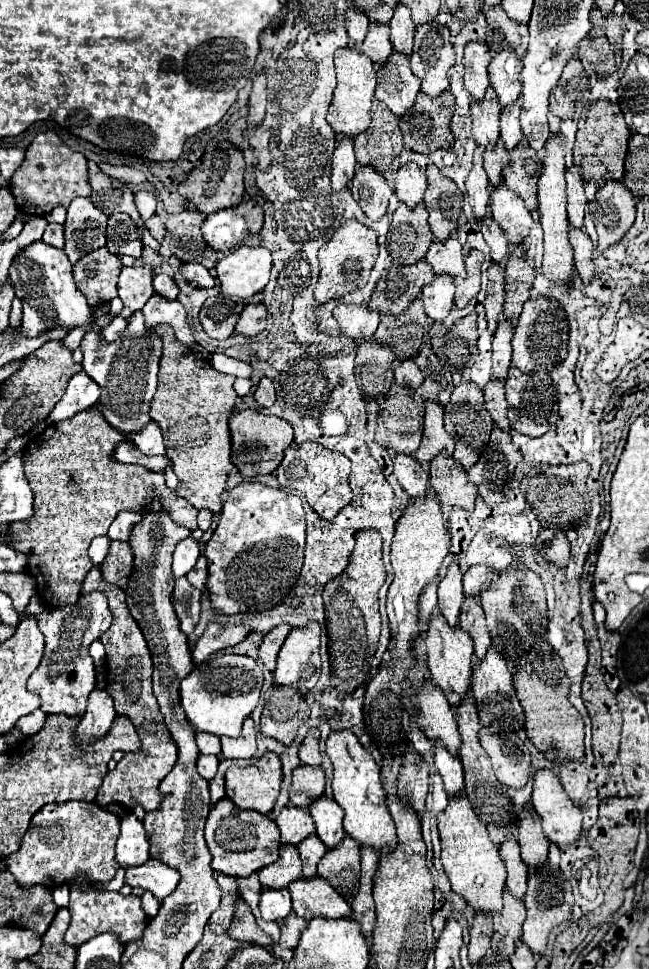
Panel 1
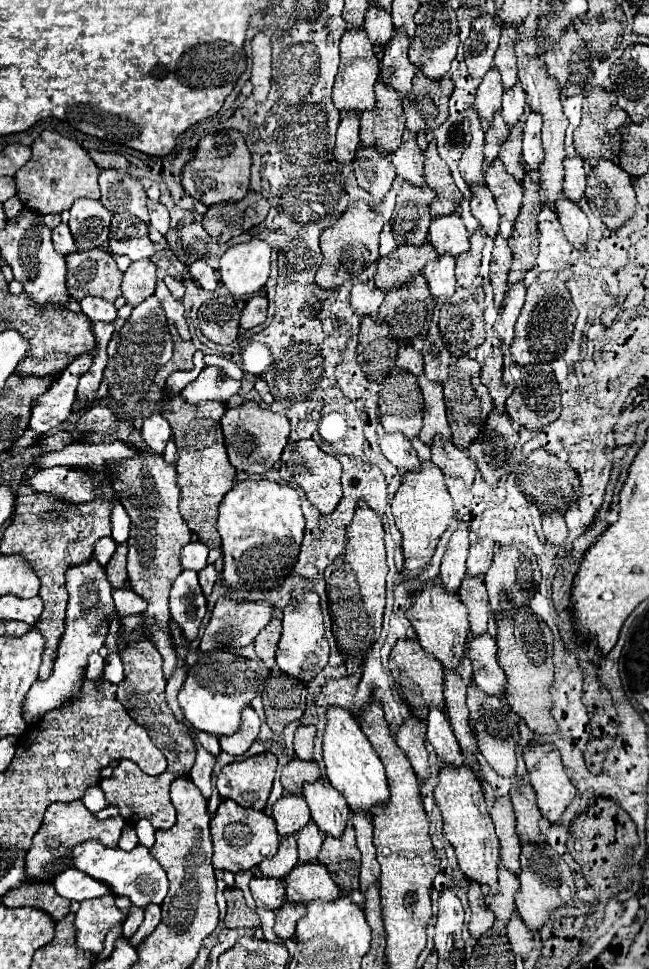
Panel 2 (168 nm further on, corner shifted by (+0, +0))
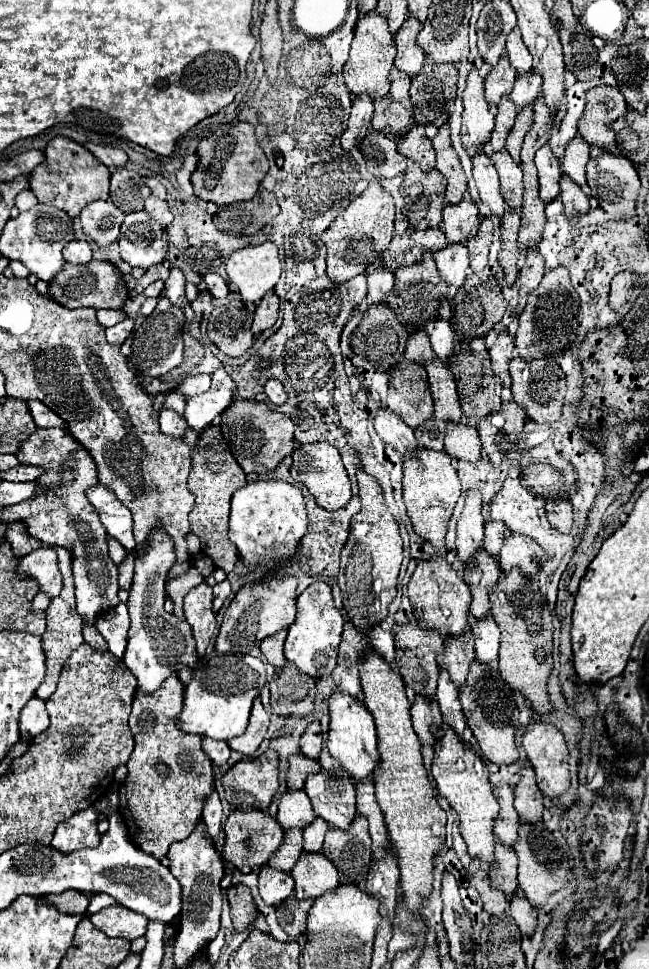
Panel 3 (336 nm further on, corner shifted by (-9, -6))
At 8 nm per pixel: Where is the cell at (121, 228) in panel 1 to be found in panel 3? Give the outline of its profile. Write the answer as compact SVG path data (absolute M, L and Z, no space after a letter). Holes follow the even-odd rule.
M146 211L128 213L120 227L120 255L132 267L148 269L158 265L168 255L168 243L164 241L164 229Z

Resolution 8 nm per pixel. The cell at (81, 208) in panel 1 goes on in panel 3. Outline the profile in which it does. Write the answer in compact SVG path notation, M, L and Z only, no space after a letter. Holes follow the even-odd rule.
M110 199L94 201L82 209L80 221L90 241L94 241L100 247L108 247L118 237L124 213Z

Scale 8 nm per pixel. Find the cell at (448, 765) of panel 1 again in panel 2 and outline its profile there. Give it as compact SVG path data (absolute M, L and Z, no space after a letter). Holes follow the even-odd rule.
M429 707L427 737L429 737L429 743L433 745L437 757L443 763L449 763L449 765L455 765L455 767L459 767L463 763L463 757L459 753L461 751L459 743L453 735L451 723L449 723L447 715L441 711L441 707Z

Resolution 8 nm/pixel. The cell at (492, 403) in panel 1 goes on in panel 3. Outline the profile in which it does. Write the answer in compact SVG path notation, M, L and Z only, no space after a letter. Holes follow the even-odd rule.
M500 333L496 343L488 349L490 361L492 361L492 371L494 375L502 381L504 387L512 385L512 377L508 373L508 363L514 357L514 339L506 333Z

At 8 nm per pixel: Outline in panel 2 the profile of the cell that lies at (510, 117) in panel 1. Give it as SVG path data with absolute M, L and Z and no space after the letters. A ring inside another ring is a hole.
M517 81L509 91L503 93L503 107L501 107L501 115L505 119L505 123L511 127L517 123L517 119L523 115L525 111L525 91L521 87L521 83Z

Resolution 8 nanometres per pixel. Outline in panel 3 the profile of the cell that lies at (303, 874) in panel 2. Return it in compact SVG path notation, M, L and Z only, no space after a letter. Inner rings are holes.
M302 853L290 875L296 883L294 895L298 899L316 899L340 885L338 871L324 853Z

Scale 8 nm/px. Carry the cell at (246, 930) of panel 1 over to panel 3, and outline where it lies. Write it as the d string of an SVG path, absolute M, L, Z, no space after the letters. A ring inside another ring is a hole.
M232 885L228 889L228 903L230 903L230 913L236 931L246 931L258 917L258 907L252 899L250 887L246 885Z

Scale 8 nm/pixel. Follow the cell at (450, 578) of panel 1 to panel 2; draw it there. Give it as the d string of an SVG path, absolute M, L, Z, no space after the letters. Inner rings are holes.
M459 521L459 527L453 531L443 561L441 561L441 573L439 579L445 585L449 593L457 593L461 579L465 577L465 561L467 561L467 551L469 551L469 525L465 521Z

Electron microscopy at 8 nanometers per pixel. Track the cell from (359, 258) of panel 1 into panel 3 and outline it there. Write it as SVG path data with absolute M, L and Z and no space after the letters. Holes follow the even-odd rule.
M372 183L322 233L322 241L328 249L328 269L326 269L328 279L332 283L346 283L352 277L364 273L370 265L378 261L378 257L390 245L392 237L394 237L394 201L378 183Z

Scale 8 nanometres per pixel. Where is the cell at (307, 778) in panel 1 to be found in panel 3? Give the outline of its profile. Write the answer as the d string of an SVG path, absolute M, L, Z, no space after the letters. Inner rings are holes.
M292 755L290 757L290 771L288 771L288 779L286 779L286 785L288 789L292 791L300 791L304 789L304 783L308 779L308 775L314 775L314 773L320 773L320 763L314 761L314 759L308 759L304 755Z

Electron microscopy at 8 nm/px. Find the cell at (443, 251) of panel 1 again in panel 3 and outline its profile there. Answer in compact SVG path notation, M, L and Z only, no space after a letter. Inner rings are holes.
M466 195L458 205L446 205L442 217L442 231L446 233L448 243L466 243L470 237L476 235L480 223L482 217L470 195Z

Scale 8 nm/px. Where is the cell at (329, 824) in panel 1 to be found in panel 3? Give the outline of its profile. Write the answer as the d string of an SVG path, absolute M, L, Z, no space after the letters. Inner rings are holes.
M342 769L310 775L304 785L314 813L334 829L348 829L356 817L356 789Z

